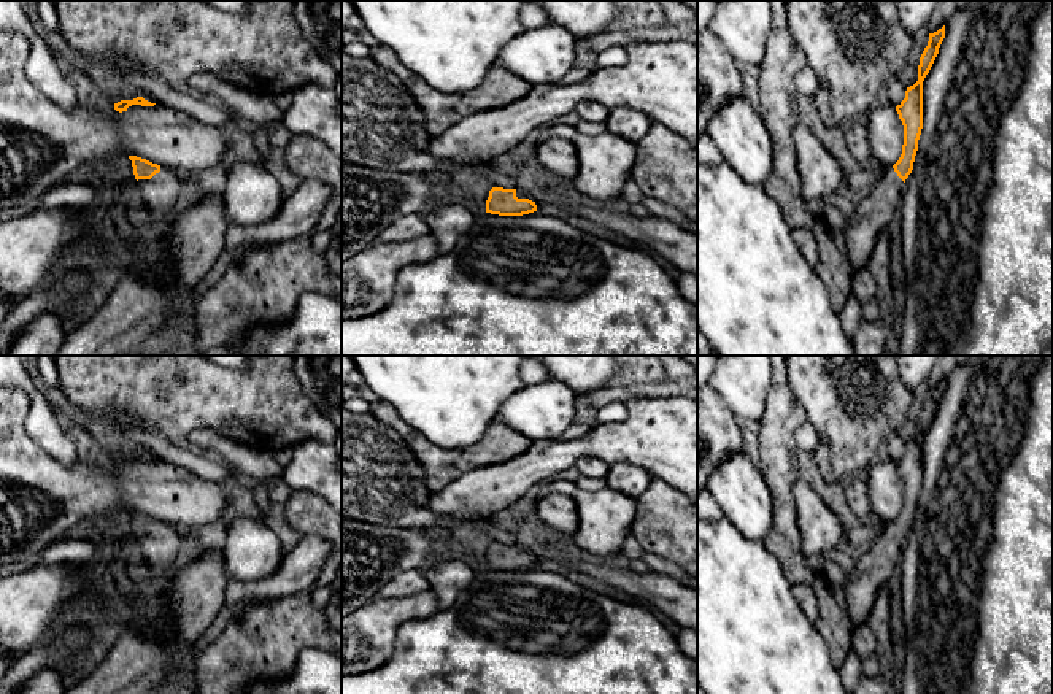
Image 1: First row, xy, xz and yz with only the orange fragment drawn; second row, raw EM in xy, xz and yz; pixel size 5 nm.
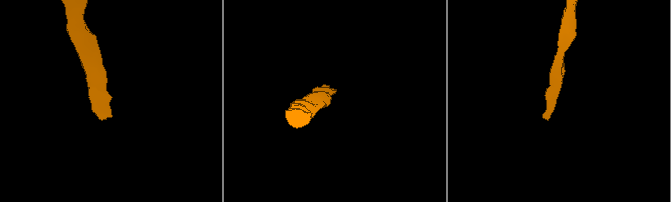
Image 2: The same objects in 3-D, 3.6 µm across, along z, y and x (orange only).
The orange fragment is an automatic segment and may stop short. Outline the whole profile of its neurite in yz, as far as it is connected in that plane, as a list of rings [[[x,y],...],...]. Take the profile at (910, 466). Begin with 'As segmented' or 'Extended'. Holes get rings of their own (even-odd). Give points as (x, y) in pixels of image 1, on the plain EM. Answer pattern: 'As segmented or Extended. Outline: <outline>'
Extended. Outline: [[[945,381],[929,389],[928,402],[920,413],[918,437],[907,443],[905,454],[896,462],[904,481],[904,500],[899,516],[877,535],[867,553],[856,561],[856,569],[847,573],[842,583],[845,588],[843,610],[853,630],[866,623],[878,589],[889,580],[893,569],[901,561],[904,538],[913,526],[923,484],[923,437],[939,410],[943,394]]]

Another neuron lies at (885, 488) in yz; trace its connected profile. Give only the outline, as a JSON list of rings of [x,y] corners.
[[[874,461],[862,475],[872,513],[886,524],[893,522],[899,516],[904,500],[904,481],[896,462]]]

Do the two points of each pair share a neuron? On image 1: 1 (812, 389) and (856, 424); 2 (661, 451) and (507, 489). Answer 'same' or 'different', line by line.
1: same
2: same

